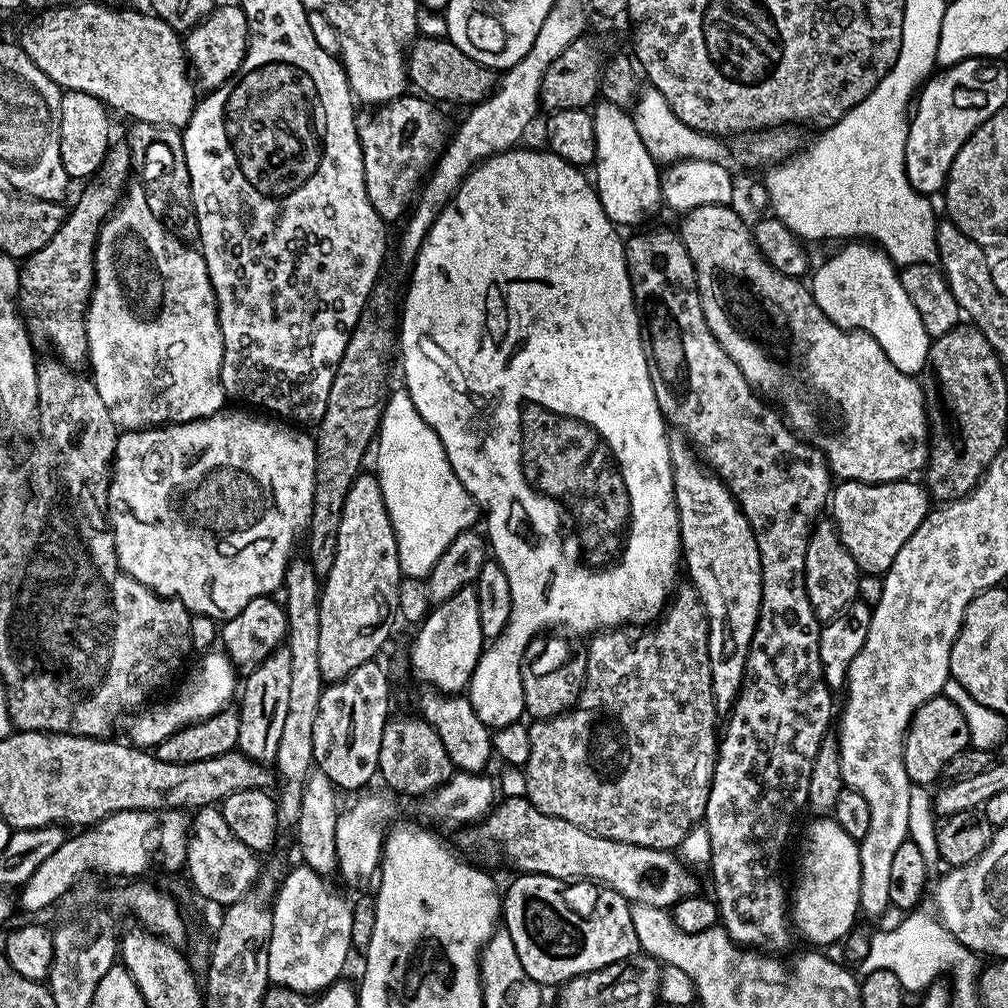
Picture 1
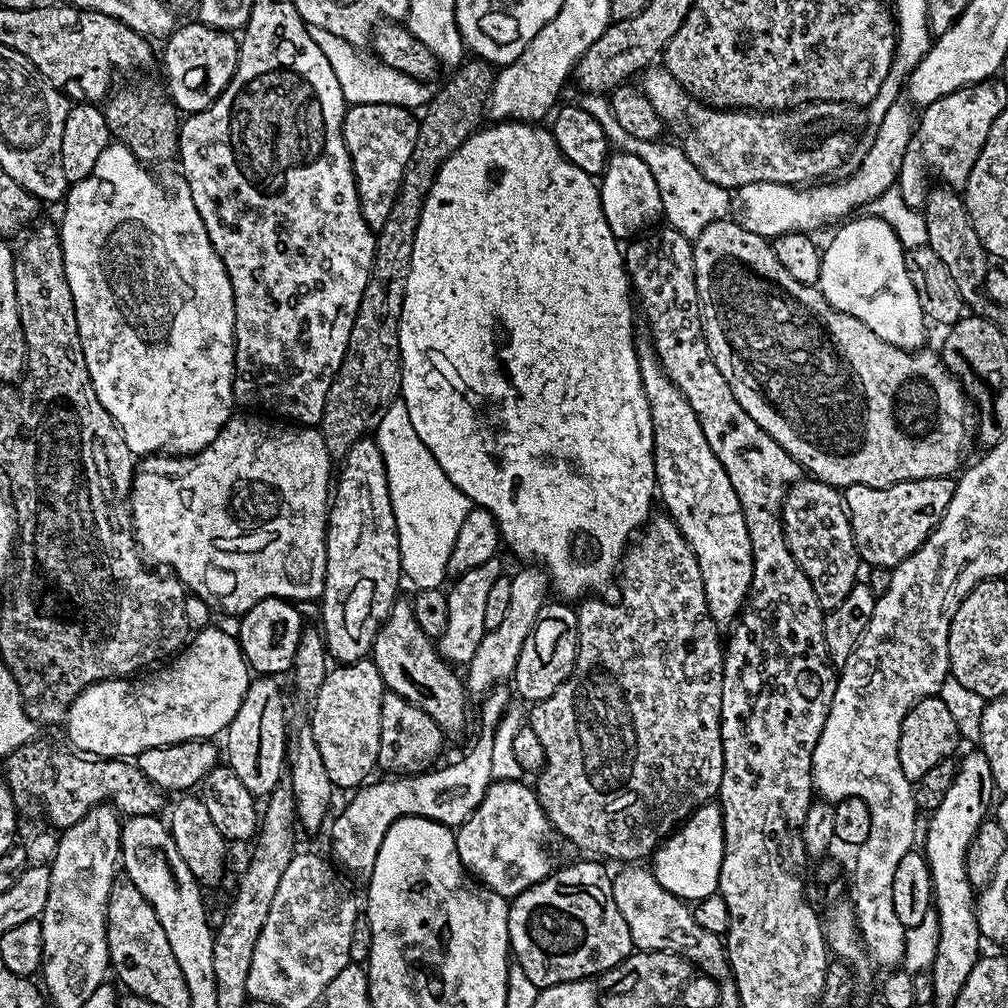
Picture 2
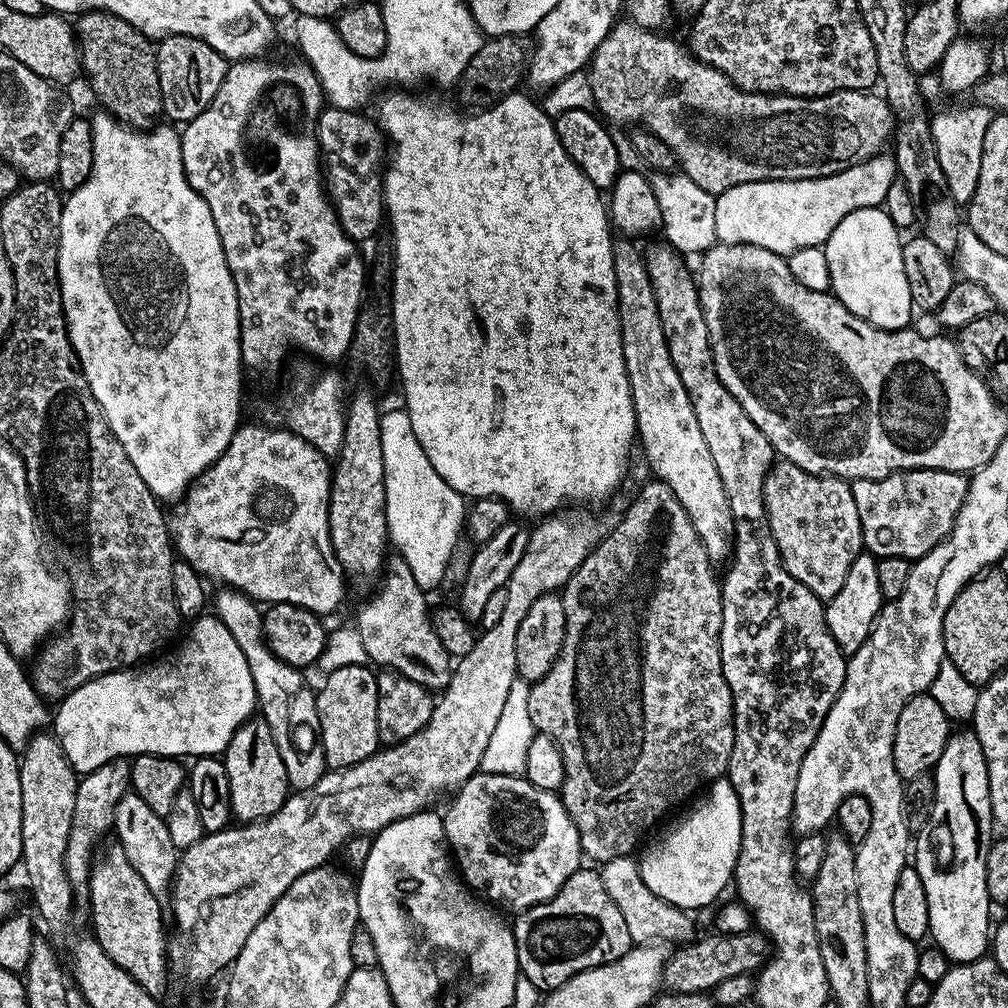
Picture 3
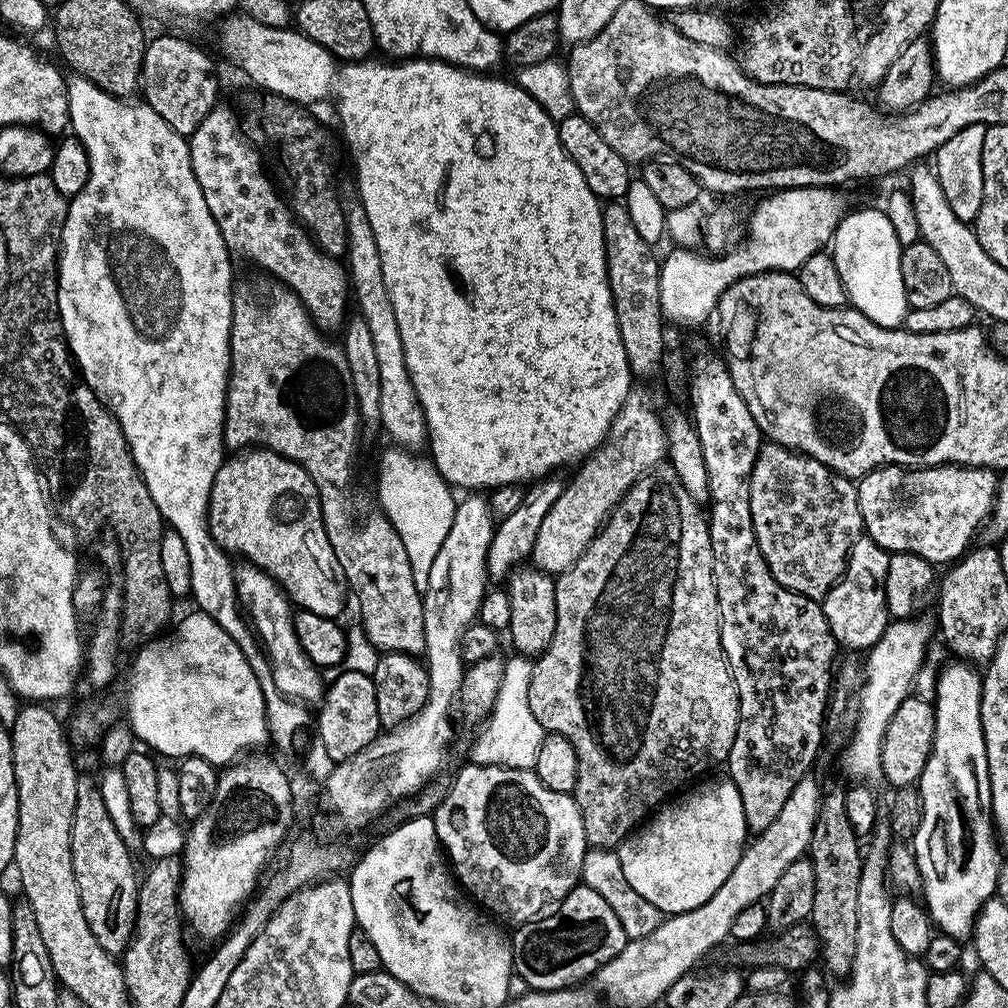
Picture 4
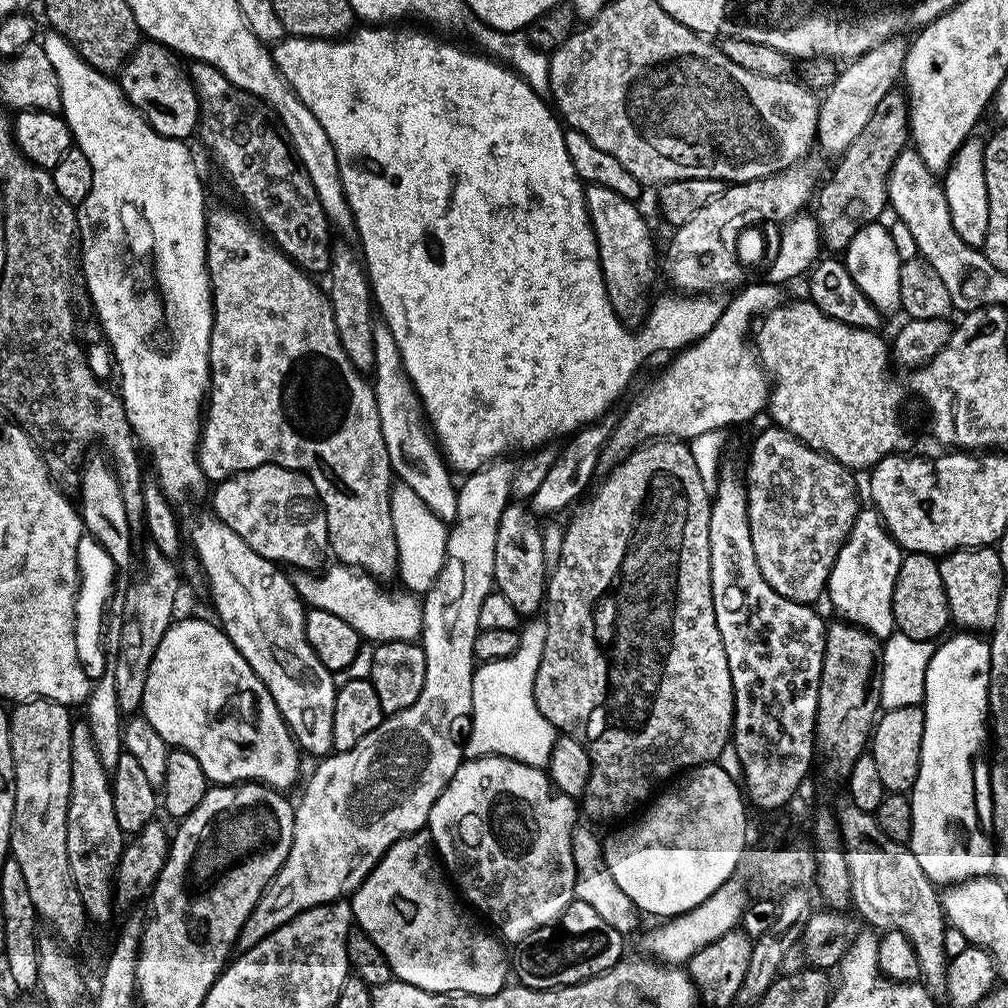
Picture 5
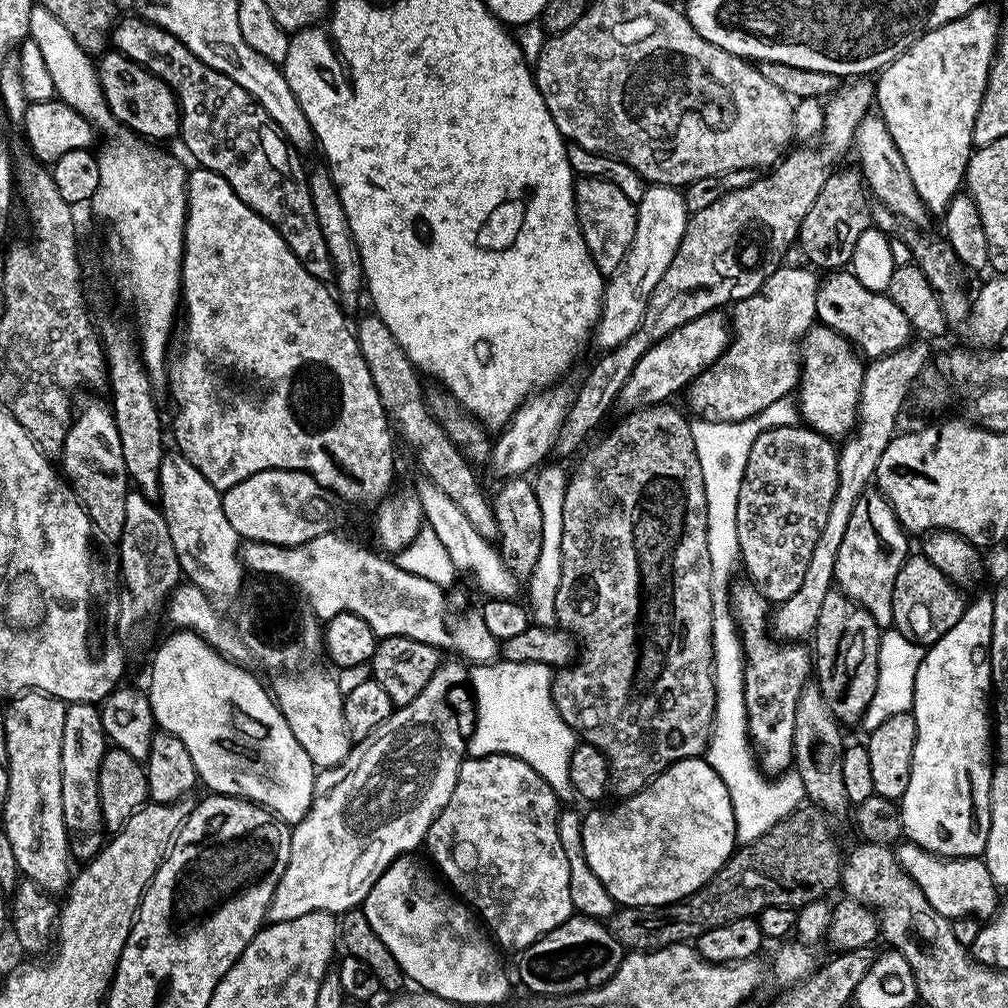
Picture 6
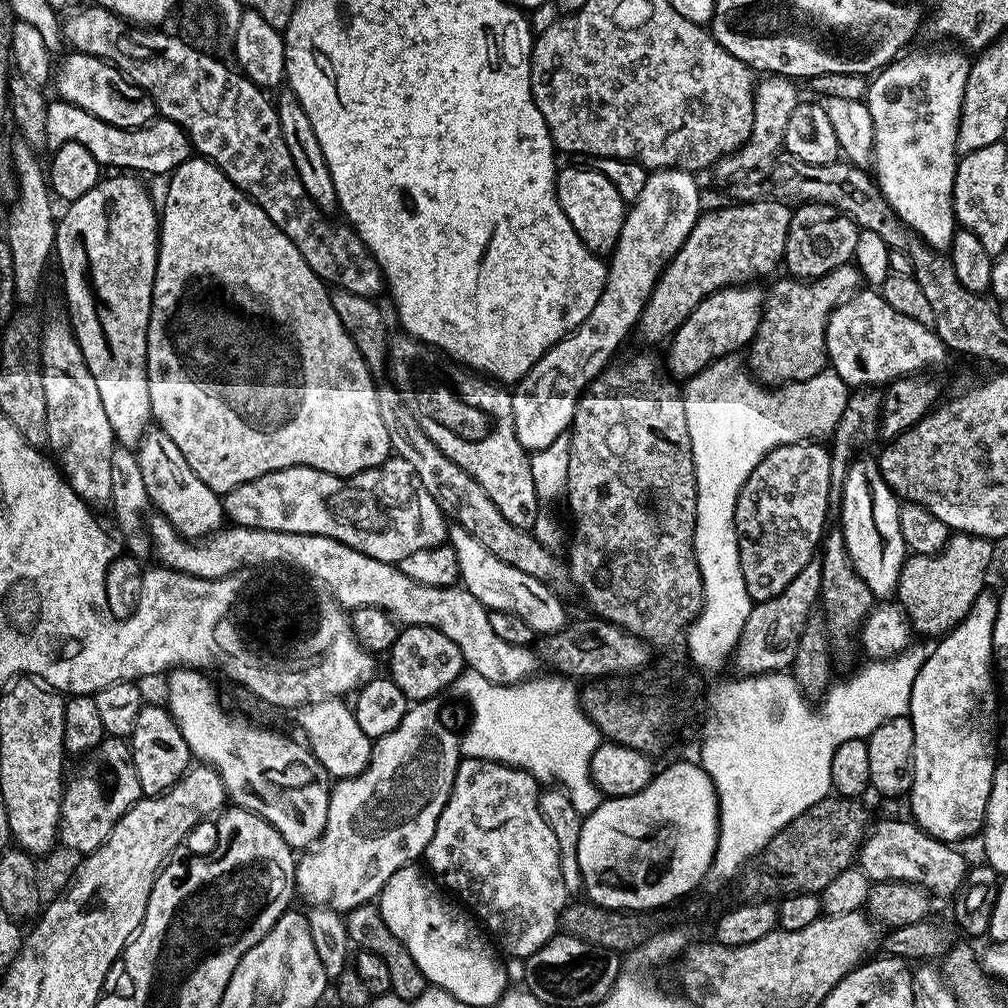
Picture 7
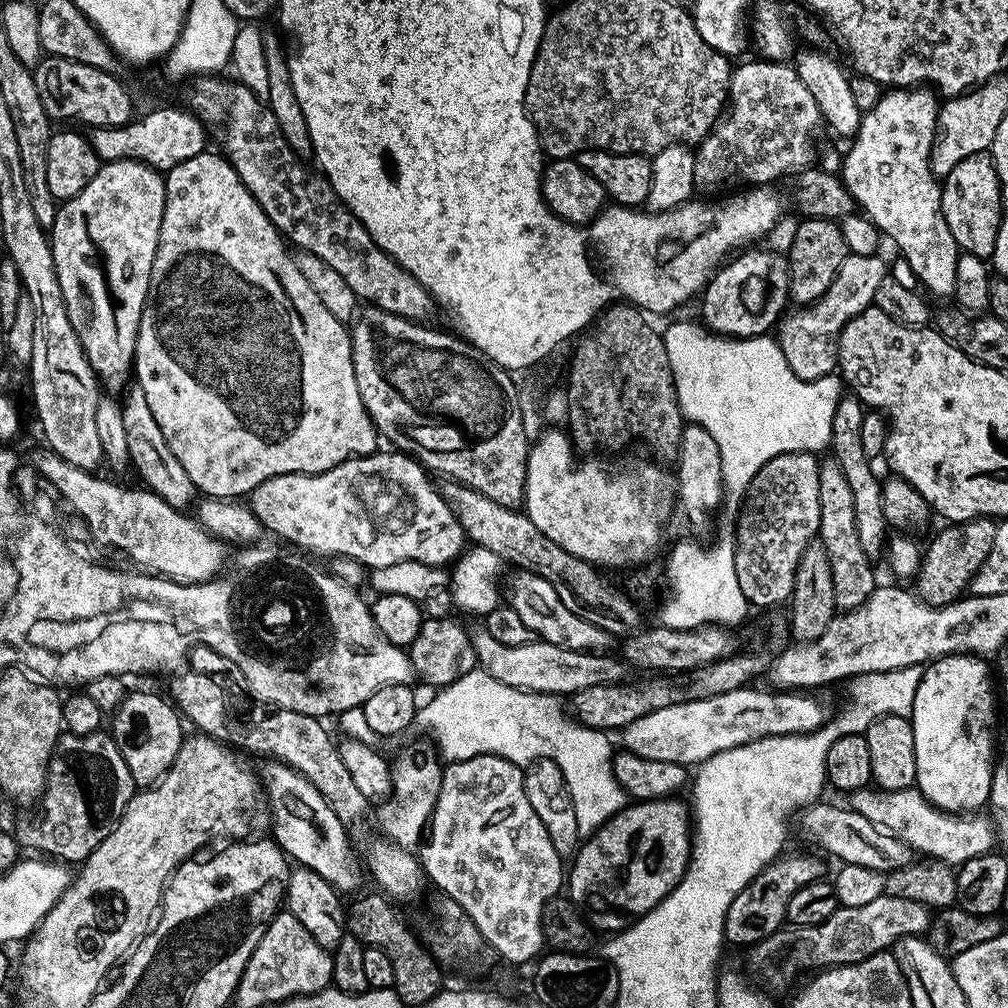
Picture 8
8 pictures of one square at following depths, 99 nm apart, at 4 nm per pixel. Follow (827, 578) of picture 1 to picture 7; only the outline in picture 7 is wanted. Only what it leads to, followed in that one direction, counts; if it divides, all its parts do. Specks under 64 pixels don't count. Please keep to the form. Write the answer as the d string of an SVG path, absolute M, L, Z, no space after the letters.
M800 440L797 444L783 444L766 453L762 462L754 466L736 499L736 537L742 578L754 602L781 594L798 576L798 572L817 555L826 532L824 523L828 520L830 494L831 451L823 443Z

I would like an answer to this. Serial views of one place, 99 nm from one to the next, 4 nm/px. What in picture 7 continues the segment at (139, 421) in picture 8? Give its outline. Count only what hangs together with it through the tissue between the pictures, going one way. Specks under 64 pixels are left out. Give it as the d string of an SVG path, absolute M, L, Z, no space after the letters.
M158 426L149 427L140 447L135 449L138 466L142 466L142 479L146 486L149 505L159 515L165 516L181 536L203 538L220 531L225 523L224 502L221 493L210 490L190 465L182 458L182 450Z

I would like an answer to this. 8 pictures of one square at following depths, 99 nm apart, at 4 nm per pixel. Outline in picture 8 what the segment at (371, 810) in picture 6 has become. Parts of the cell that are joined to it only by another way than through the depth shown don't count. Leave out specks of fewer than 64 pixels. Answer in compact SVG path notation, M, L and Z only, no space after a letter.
M431 743L428 744L408 744L397 754L396 761L391 761L391 795L379 805L381 808L376 812L376 820L384 831L381 833L409 850L421 843L429 827L444 777L441 757L437 749Z

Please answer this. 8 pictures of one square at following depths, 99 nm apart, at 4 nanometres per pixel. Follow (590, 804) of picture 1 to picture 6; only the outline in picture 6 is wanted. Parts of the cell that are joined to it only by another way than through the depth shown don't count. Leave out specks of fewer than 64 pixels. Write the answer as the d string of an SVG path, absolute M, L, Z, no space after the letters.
M671 403L649 404L647 408L638 408L635 412L621 415L620 421L609 430L608 436L604 436L592 449L579 457L580 465L576 468L576 473L572 472L568 477L566 486L565 501L562 507L562 582L558 582L558 602L556 603L556 622L559 627L566 632L571 632L577 641L582 645L579 649L575 661L567 668L559 669L552 678L552 697L556 703L556 709L562 718L571 726L573 732L583 734L584 731L592 732L586 736L587 743L598 746L604 751L604 756L608 760L608 770L610 773L610 784L616 788L617 797L627 798L633 796L635 792L641 792L648 786L650 781L660 772L665 772L675 760L685 760L691 756L703 757L708 751L708 742L712 738L712 726L716 722L716 678L714 675L714 661L712 658L712 588L714 581L712 578L712 563L710 562L710 546L708 545L708 519L706 518L706 490L702 482L702 466L698 462L698 450L694 446L694 434L689 417L684 417L676 408L671 408Z

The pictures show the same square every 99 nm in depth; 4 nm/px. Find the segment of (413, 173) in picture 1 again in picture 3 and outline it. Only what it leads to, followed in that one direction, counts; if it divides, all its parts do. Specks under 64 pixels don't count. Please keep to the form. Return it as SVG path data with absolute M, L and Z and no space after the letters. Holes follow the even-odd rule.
M325 107L316 122L316 138L327 155L322 164L326 169L326 192L340 219L342 230L354 242L368 240L386 220L384 207L384 178L386 137L379 123L364 117L363 111ZM328 152L332 152L328 156ZM356 152L368 152L368 164Z

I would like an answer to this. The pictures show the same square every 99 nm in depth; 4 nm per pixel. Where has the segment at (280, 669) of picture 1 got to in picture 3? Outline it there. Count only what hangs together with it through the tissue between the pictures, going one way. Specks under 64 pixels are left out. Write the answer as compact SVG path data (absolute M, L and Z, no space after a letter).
M249 718L230 738L222 753L226 778L230 780L230 806L233 817L240 822L259 822L276 813L290 795L290 785L282 754L271 736L270 726L263 718Z

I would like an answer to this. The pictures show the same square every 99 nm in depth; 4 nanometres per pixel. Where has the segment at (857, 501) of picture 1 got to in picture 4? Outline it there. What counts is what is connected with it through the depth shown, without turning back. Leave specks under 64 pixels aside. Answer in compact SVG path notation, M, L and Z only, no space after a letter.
M950 464L939 468L909 468L907 466L881 466L875 468L872 472L866 473L859 477L856 484L856 493L858 494L858 506L862 514L862 522L864 523L863 531L871 538L878 546L882 546L889 554L893 552L909 552L910 554L918 554L922 558L926 558L934 566L951 565L953 562L960 559L965 552L969 551L972 539L975 538L976 532L981 531L982 525L987 521L992 514L992 509L996 503L996 485L998 476L993 469L990 468L966 468L958 464Z

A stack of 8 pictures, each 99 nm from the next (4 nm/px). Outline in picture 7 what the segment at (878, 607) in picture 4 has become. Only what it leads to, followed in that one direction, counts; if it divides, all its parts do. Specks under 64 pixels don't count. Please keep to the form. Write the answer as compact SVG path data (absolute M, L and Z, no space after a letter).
M861 455L852 461L846 470L844 490L838 503L844 534L844 545L850 554L858 578L866 582L877 601L884 602L895 597L898 578L906 559L902 538L902 526L898 522L901 501L886 482L879 463Z

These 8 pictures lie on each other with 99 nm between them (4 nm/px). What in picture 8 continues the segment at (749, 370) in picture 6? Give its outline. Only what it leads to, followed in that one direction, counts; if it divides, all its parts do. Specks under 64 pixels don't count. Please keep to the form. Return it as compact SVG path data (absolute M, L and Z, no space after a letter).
M850 254L842 262L834 282L830 282L822 298L792 310L796 312L789 311L779 321L780 349L782 354L786 354L786 362L790 362L790 370L794 370L798 378L817 380L823 376L831 376L837 371L836 351L840 345L844 324L850 322L850 318L862 314L862 310L873 307L878 294L878 285L882 283L882 278L886 274L886 260L884 264L882 257L880 254L874 256Z

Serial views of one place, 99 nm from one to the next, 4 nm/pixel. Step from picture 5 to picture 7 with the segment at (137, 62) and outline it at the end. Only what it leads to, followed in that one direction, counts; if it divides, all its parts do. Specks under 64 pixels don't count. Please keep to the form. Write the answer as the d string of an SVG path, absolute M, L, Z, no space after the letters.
M72 50L67 54L69 56L61 64L59 61L54 72L55 95L59 99L94 114L94 118L102 118L102 122L110 126L140 128L144 124L152 123L157 115L156 104L132 80L122 75L108 61L91 56L88 52Z

